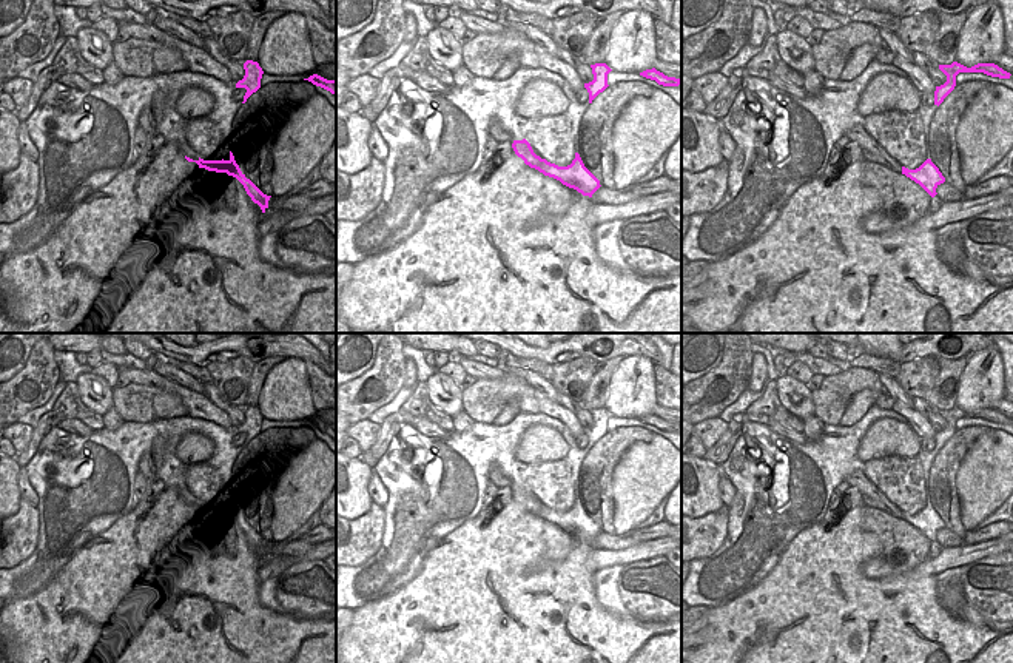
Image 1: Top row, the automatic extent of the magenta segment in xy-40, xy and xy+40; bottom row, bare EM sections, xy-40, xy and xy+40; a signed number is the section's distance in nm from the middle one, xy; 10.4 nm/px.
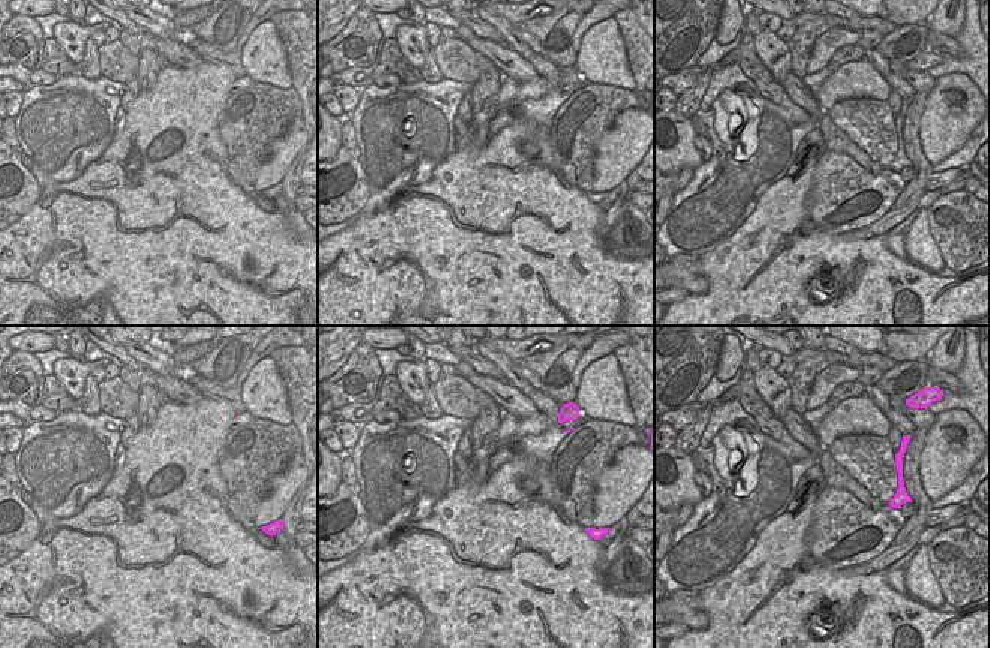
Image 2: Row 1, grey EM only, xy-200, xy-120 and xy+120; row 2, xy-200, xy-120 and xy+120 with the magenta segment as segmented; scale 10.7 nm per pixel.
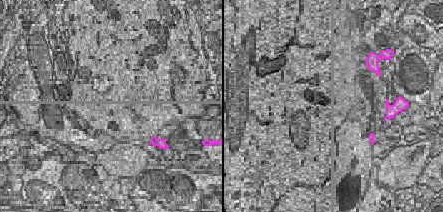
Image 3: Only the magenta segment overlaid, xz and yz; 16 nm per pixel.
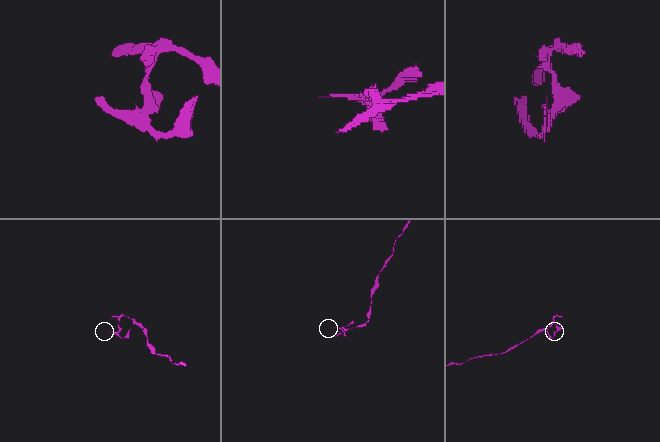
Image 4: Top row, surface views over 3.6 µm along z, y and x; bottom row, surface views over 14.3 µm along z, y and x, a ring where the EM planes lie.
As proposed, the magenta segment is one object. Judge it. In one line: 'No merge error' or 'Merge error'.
Merge error.

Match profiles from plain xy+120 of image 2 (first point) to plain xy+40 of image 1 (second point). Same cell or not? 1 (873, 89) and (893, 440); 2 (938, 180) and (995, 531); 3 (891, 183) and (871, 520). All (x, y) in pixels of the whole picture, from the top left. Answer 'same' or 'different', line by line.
1: same
2: same
3: same

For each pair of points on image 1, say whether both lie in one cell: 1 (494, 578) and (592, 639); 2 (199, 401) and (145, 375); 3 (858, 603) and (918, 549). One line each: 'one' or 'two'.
1: one
2: one
3: two

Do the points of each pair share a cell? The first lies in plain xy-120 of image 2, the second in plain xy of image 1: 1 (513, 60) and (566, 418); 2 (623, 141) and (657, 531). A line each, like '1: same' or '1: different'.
1: same
2: different

